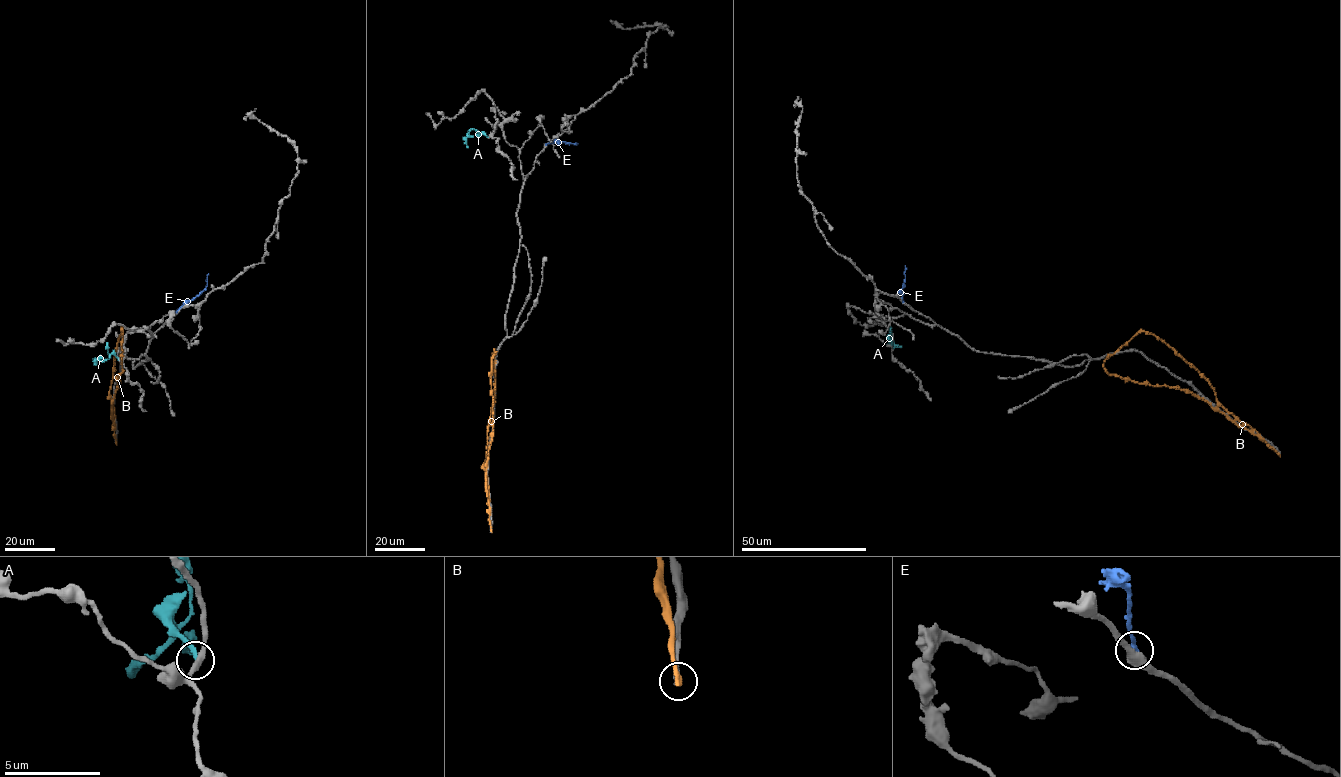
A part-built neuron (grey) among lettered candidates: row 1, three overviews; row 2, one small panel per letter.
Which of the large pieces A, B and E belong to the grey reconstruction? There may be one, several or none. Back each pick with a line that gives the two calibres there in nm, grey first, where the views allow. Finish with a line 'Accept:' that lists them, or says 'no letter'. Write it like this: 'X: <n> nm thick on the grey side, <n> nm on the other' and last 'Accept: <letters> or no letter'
Accept: no letter

